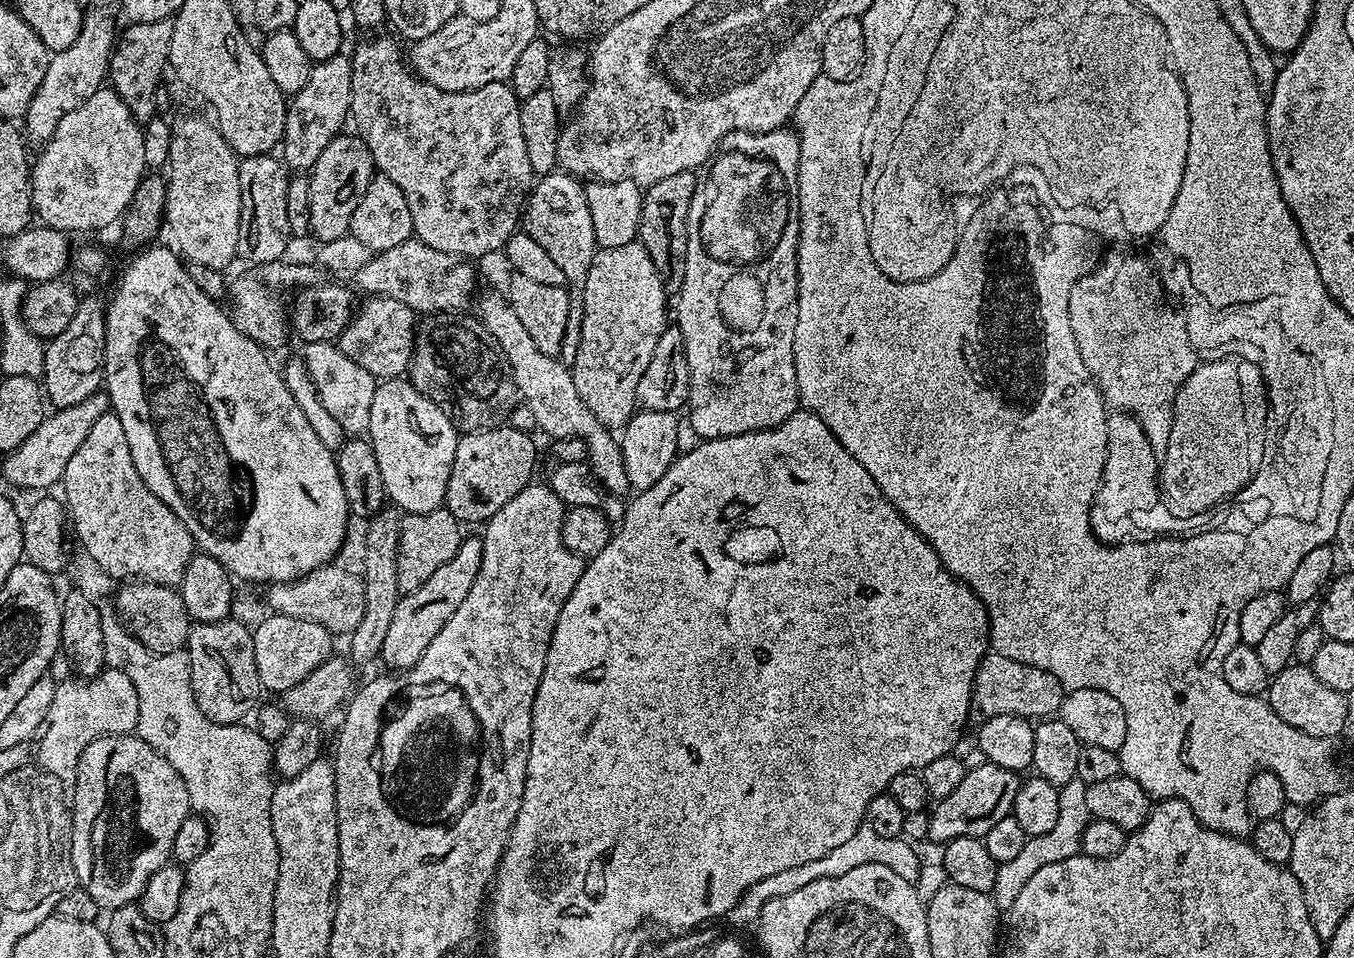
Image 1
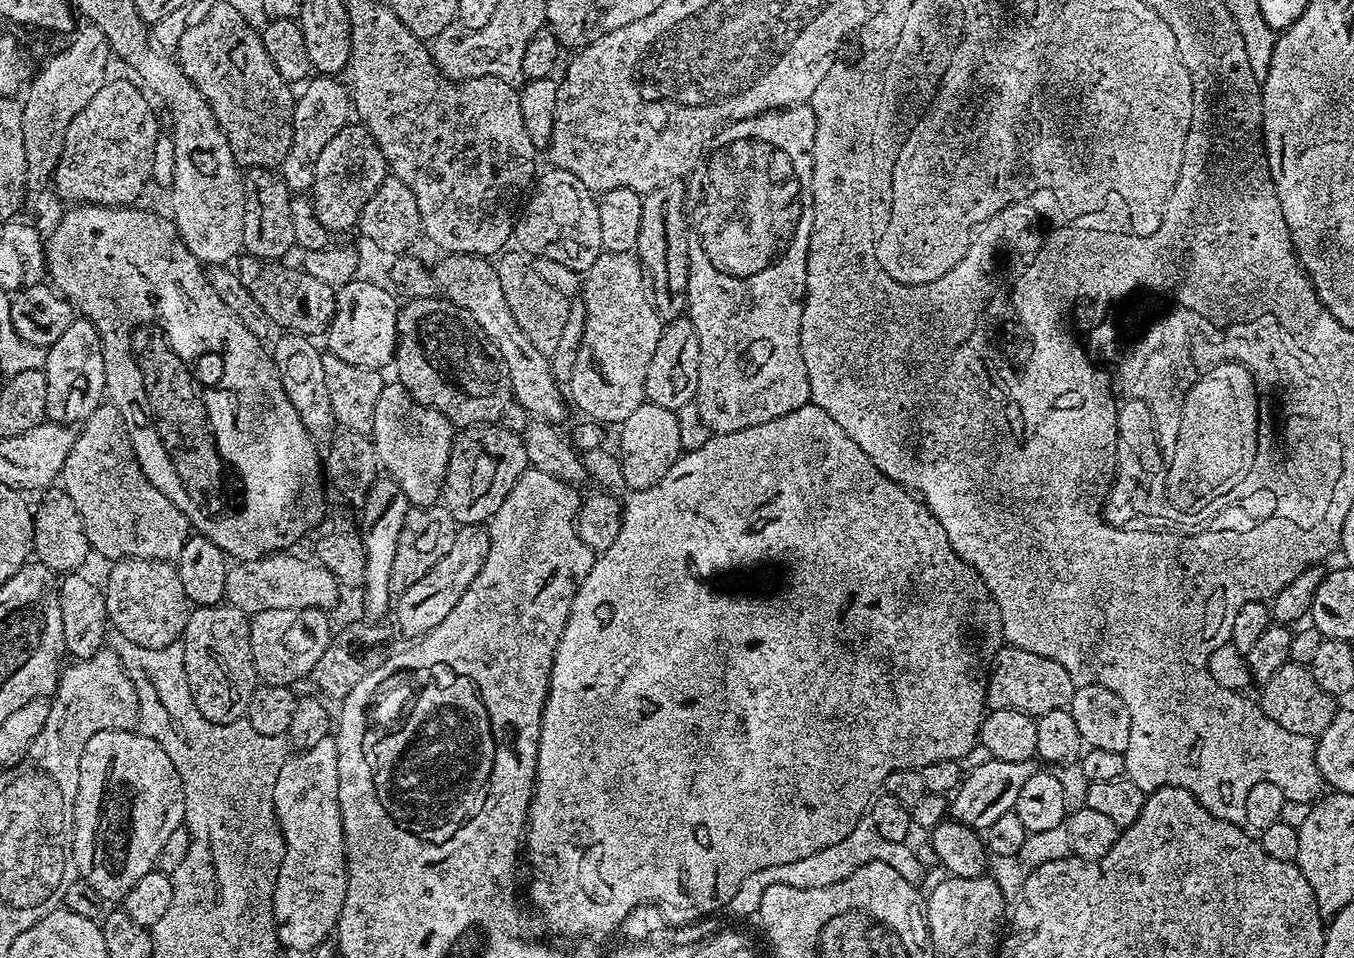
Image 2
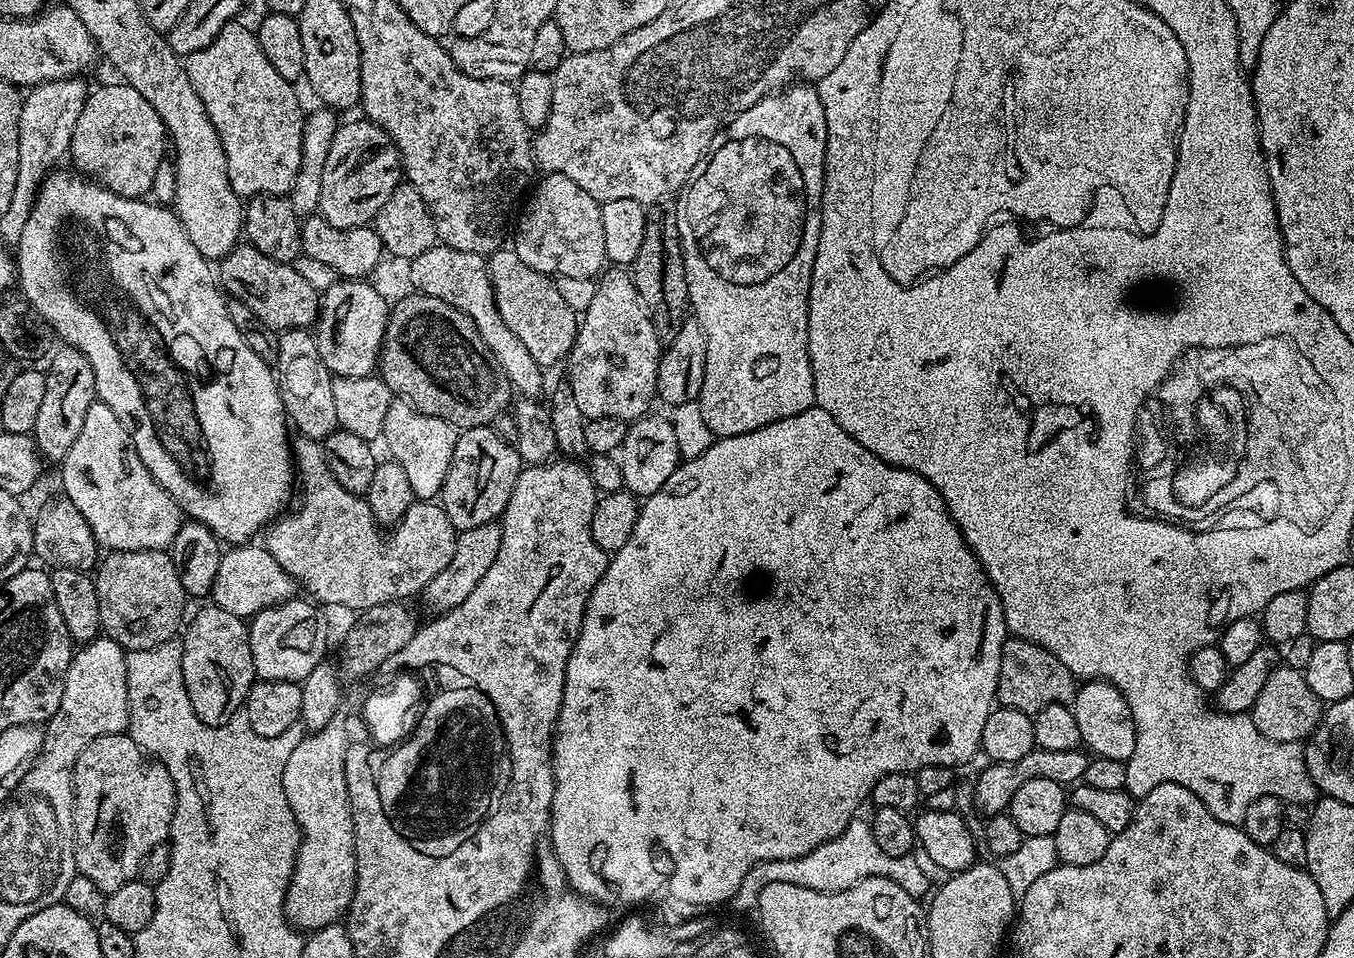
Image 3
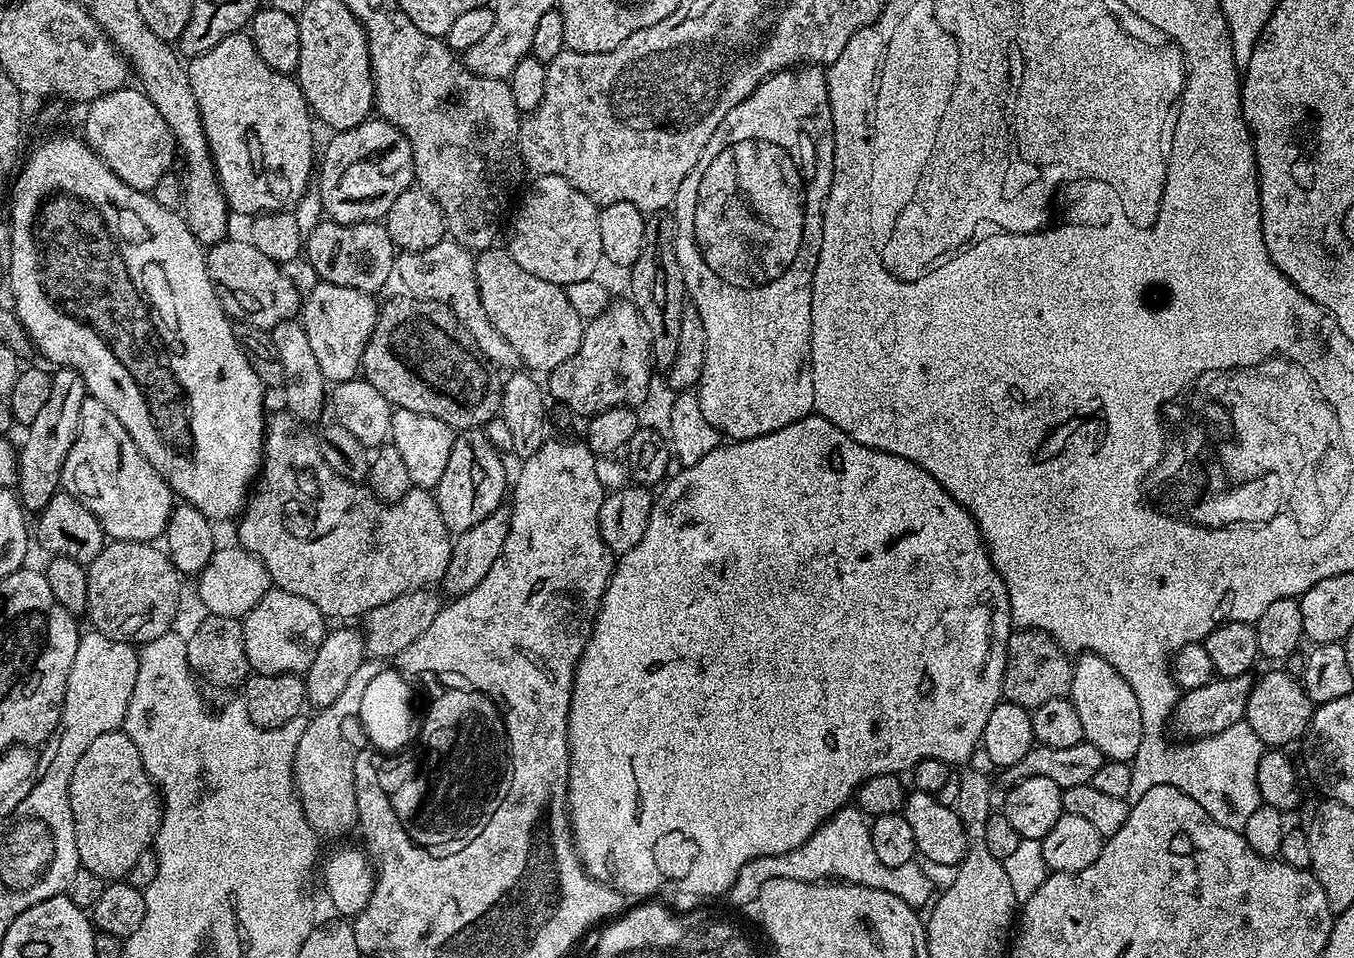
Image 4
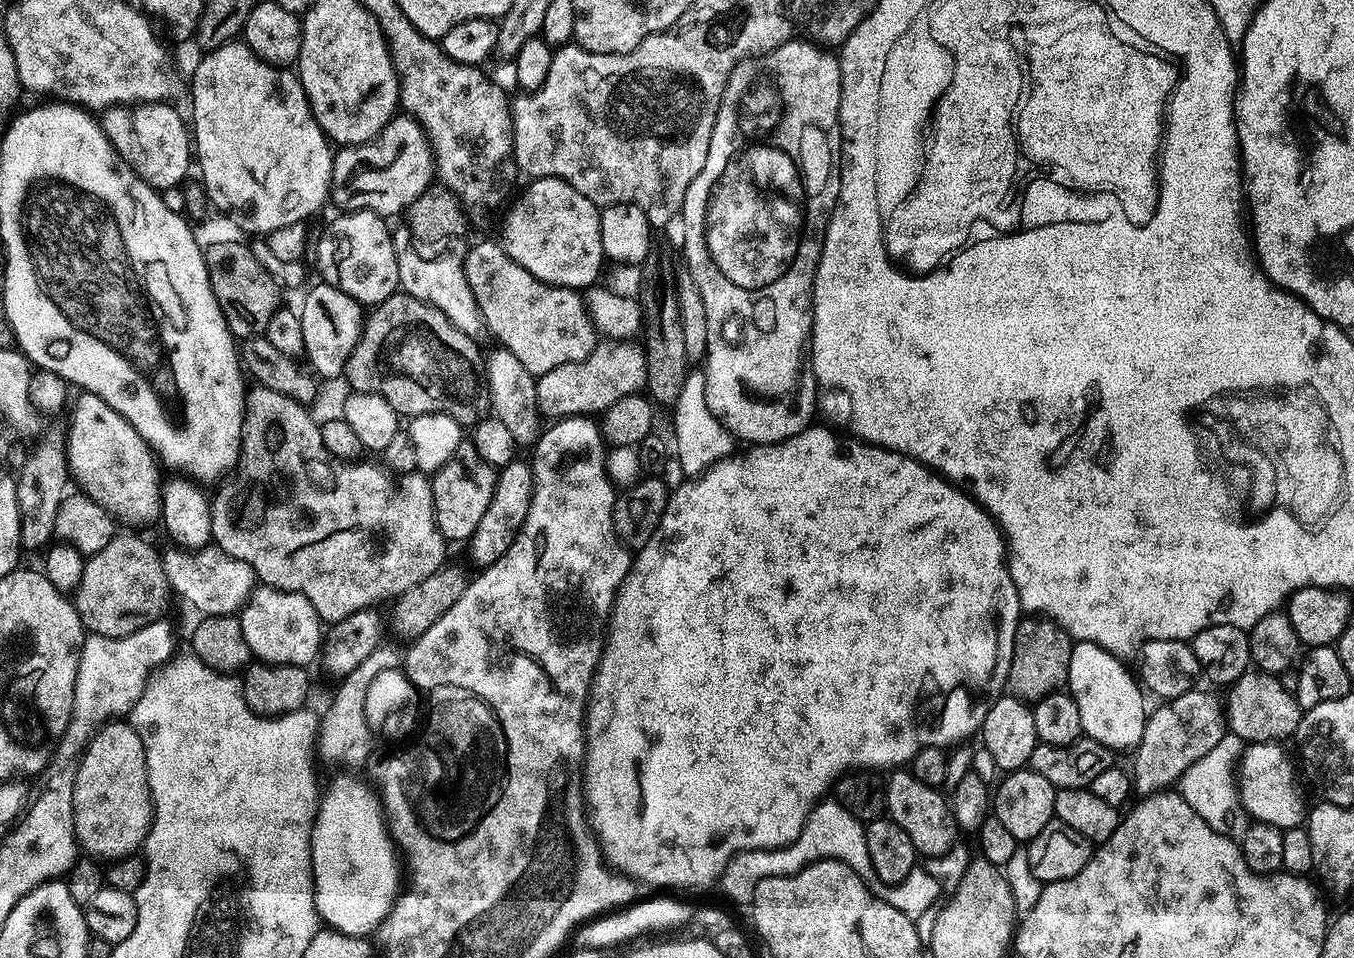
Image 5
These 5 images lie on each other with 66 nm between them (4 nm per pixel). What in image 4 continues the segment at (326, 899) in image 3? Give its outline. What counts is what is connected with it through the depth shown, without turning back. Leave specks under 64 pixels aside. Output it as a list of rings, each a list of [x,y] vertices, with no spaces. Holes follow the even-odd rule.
[[[354,670],[353,677],[346,682],[346,687],[342,693],[331,703],[328,708],[321,709],[316,716],[308,720],[308,726],[299,739],[298,749],[295,750],[295,766],[293,776],[296,782],[297,792],[303,802],[304,813],[307,820],[317,832],[319,837],[336,838],[346,835],[357,825],[357,796],[356,783],[354,782],[354,762],[356,761],[356,748],[353,747],[349,738],[346,736],[343,727],[348,719],[357,719],[363,695],[375,676],[380,672],[360,672]]]

